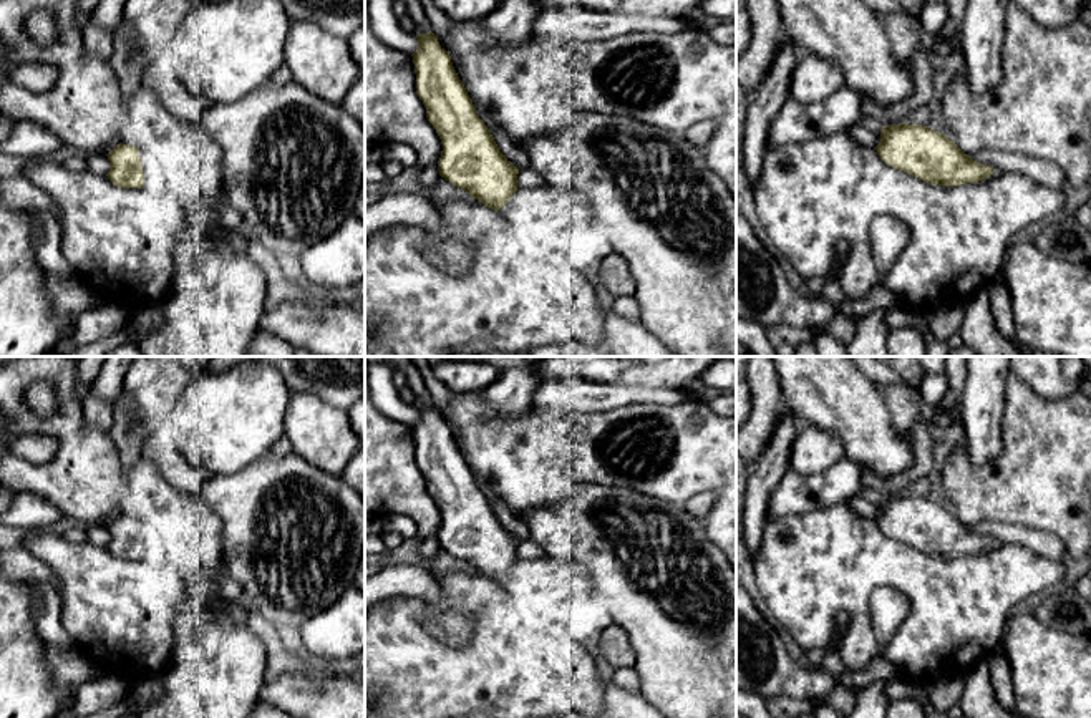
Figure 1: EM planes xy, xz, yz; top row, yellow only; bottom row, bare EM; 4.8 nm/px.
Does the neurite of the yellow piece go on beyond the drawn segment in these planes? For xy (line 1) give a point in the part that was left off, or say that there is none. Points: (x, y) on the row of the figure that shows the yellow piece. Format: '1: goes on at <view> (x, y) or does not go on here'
1: goes on at xy (156, 181)

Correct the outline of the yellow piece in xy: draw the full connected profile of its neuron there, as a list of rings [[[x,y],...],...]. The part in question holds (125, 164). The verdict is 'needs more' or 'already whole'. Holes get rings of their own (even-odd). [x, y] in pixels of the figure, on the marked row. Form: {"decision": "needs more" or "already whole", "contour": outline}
{"decision": "needs more", "contour": [[[129,138],[116,144],[108,154],[108,179],[126,191],[146,191],[181,206],[181,196],[167,179],[166,169],[148,161]]]}

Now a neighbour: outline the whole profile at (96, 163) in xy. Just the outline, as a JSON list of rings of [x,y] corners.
[[[93,153],[86,158],[86,169],[98,176],[106,176],[109,171],[108,156],[103,153]]]

